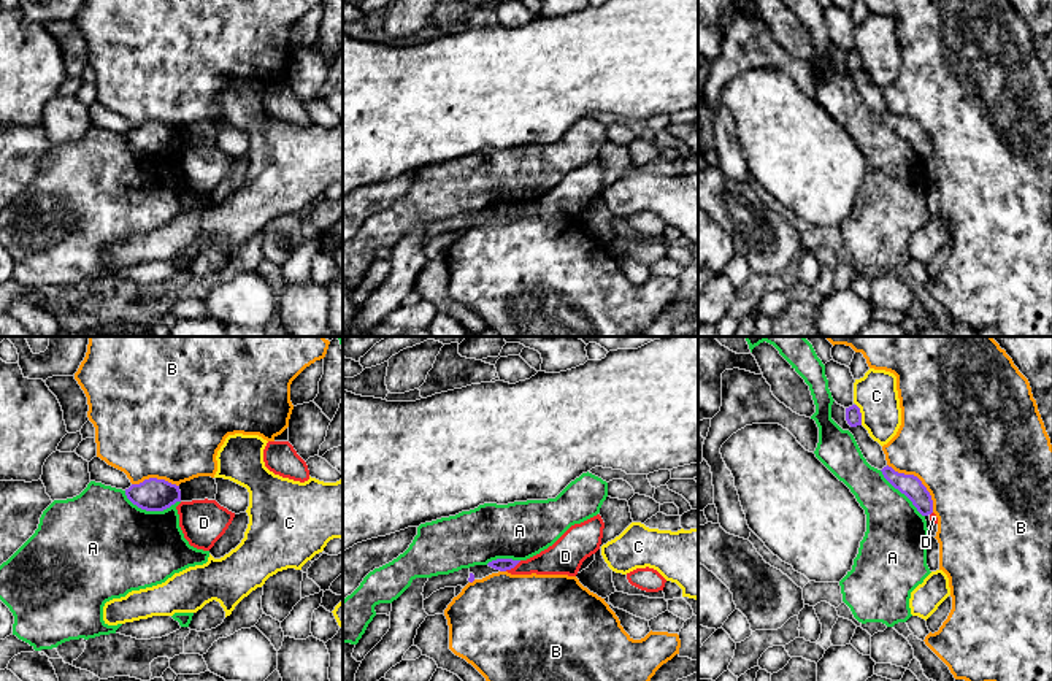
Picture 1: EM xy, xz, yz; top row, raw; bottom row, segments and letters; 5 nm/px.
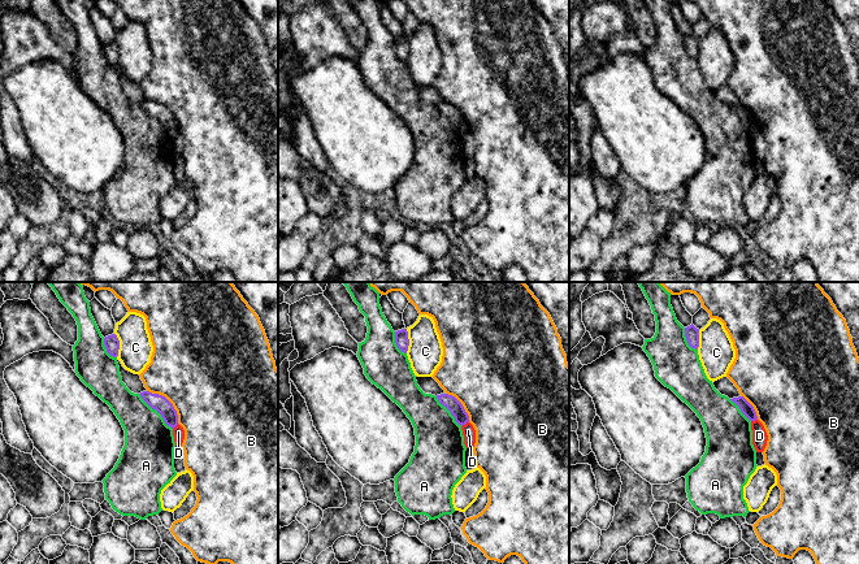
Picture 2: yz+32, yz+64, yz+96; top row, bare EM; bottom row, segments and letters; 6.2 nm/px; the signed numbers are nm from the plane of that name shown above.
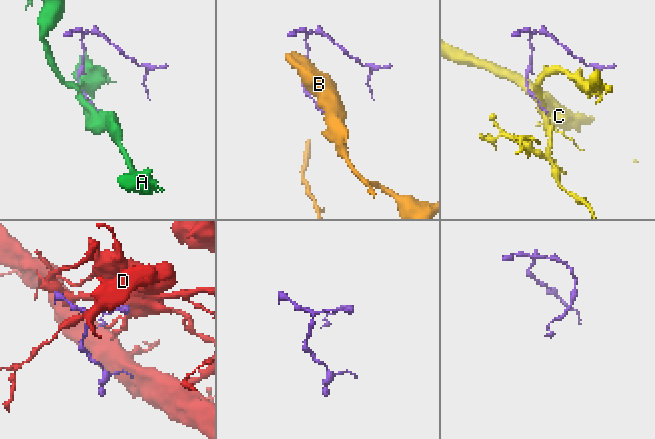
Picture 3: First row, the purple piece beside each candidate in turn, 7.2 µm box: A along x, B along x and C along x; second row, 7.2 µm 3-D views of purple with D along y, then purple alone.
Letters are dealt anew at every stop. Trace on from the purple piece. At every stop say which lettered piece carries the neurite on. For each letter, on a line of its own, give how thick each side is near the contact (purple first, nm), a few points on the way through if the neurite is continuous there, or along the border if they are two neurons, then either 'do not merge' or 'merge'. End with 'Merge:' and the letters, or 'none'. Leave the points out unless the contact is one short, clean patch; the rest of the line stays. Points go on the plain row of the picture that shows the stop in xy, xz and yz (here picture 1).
A: 170/460 nm | do not merge
B: 110/500 nm | do not merge
C: 80/220 nm | do not merge
D: 60/160 nm | along xz (521, 205), (505, 215) | do not merge
Merge: none

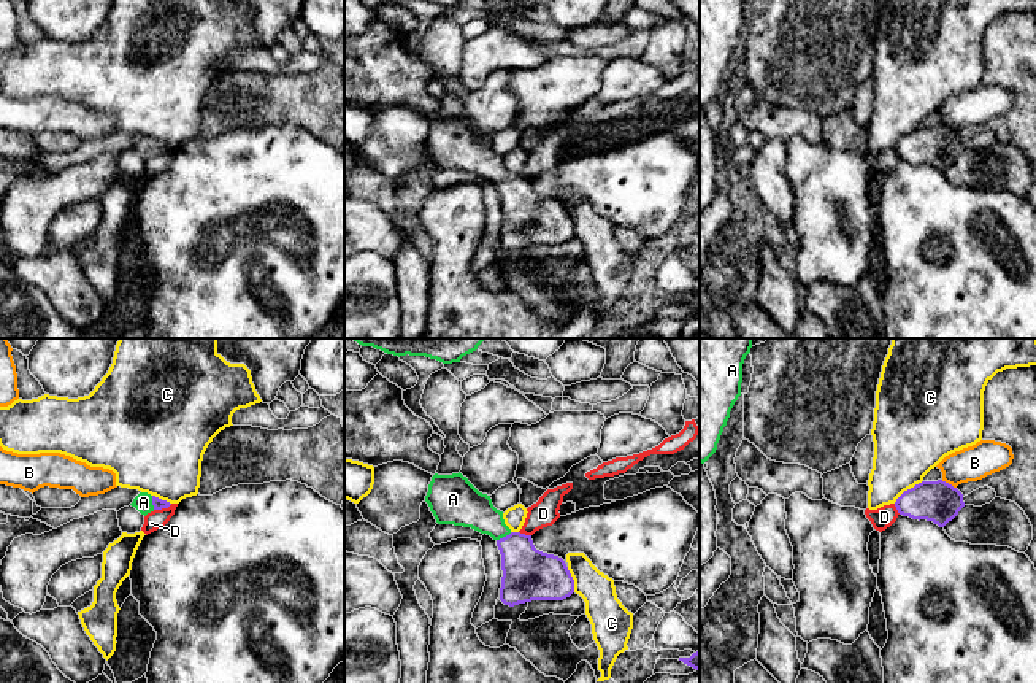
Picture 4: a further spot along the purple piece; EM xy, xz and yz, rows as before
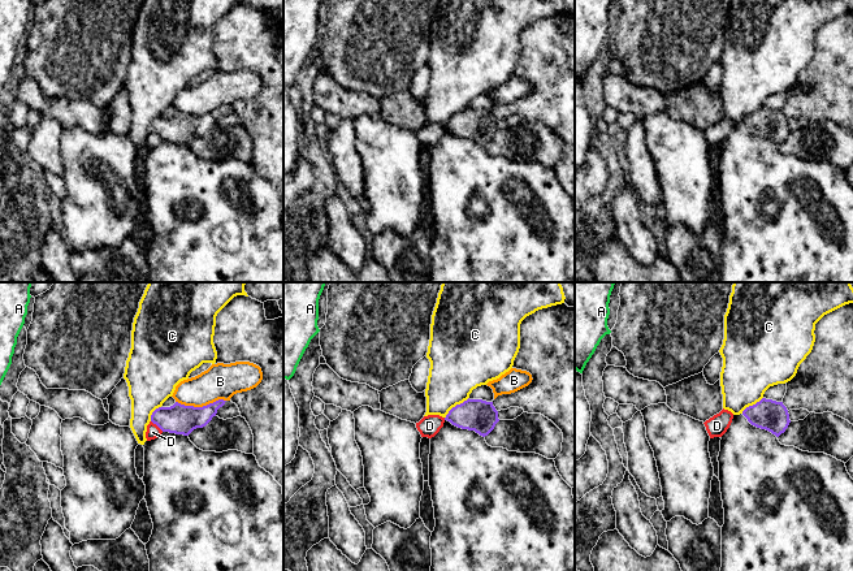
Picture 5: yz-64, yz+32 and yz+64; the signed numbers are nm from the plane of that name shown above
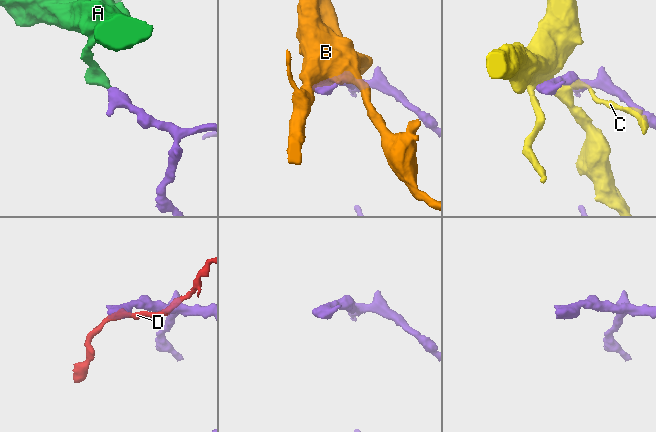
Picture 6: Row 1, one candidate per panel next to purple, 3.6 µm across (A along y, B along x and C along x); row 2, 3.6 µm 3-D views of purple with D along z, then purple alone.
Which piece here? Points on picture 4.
A: 260/200 nm | across xz (529, 218), (518, 196), (503, 181), (476, 154), (465, 150) | merge
B: 200/180 nm | along yz (941, 124), (955, 132) | do not merge
C: 200/360 nm | do not merge
D: 60/90 nm | along xy (172, 148), (154, 154) | do not merge
Merge: A

